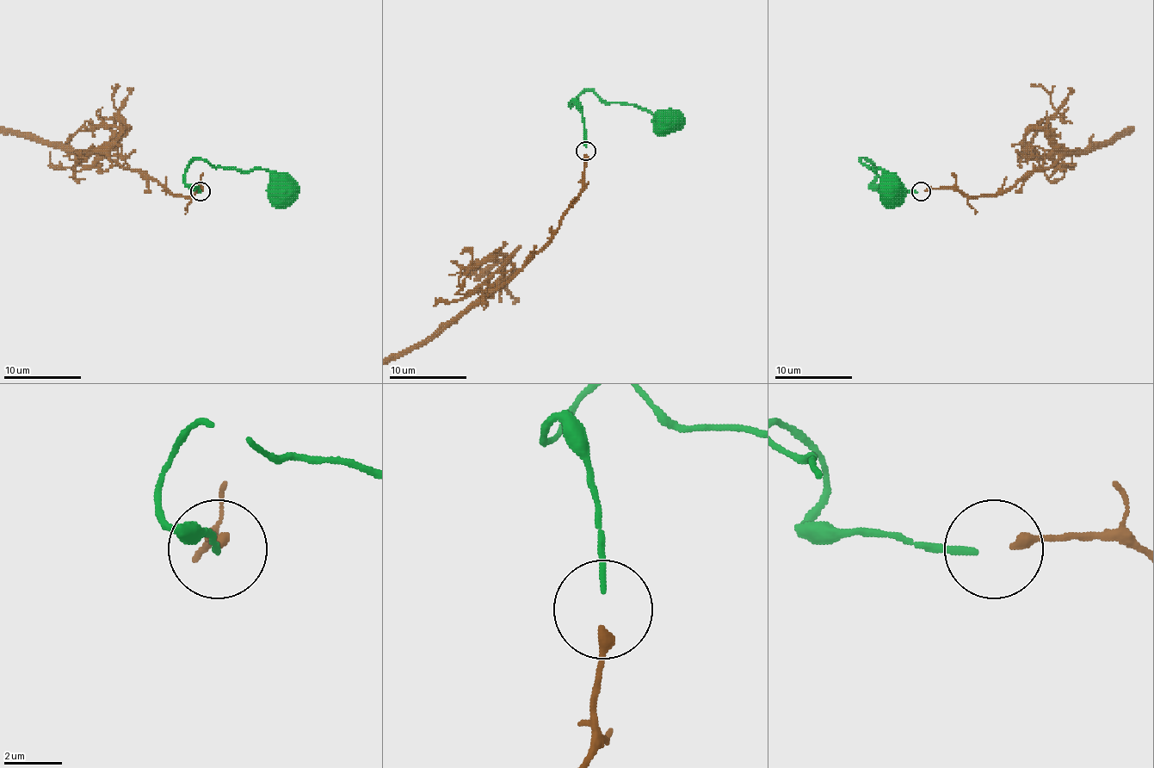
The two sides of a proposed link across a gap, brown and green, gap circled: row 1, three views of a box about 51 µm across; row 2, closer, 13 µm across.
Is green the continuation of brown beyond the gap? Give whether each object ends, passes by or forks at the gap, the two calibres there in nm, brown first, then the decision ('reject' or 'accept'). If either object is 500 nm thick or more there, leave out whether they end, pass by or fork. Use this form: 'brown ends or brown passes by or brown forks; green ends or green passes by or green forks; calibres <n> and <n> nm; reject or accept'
brown ends; green ends; calibres 360 and 220 nm; accept

